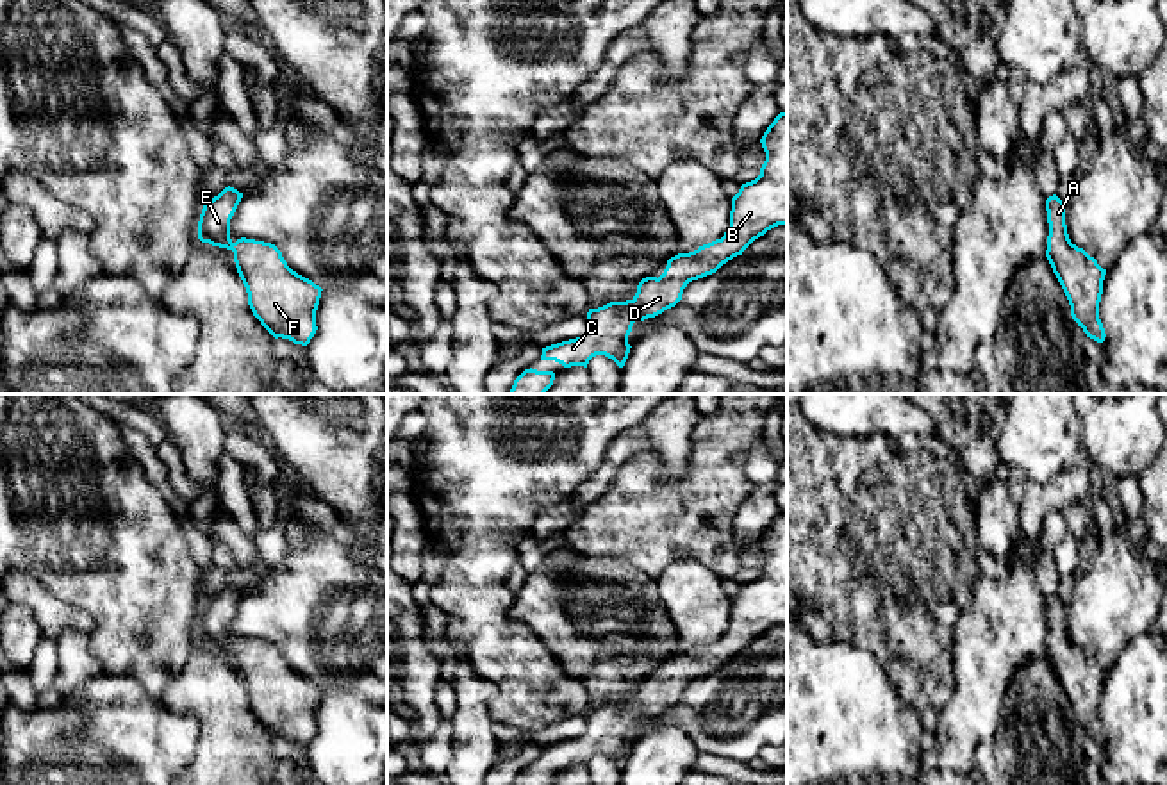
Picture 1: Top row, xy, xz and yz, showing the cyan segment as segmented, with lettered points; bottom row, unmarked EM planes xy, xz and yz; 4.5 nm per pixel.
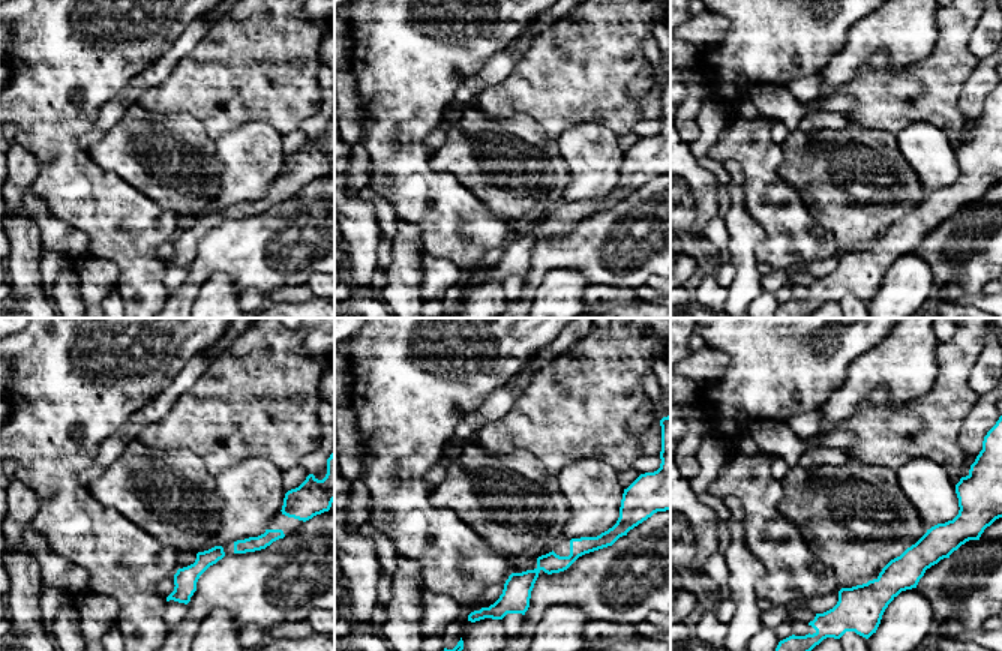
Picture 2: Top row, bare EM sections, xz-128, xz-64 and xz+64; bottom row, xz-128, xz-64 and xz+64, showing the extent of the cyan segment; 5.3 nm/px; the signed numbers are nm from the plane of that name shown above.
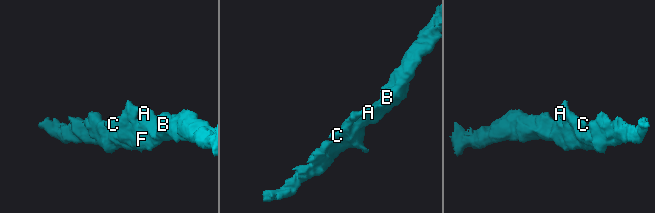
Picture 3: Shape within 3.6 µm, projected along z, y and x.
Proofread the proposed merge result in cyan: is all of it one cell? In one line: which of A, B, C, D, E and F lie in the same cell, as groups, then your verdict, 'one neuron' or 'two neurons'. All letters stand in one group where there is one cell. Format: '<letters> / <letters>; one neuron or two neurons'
A B C D E F; one neuron

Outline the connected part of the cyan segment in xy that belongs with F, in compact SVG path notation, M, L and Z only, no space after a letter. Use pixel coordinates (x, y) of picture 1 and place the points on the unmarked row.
M225 587L200 614L198 639L234 651L237 673L248 692L248 705L261 724L275 737L307 746L314 737L321 687L293 671L282 651L264 640L230 639L230 619L243 598Z

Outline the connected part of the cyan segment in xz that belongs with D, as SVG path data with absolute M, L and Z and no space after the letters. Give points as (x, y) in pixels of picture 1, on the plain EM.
M787 510L774 517L760 542L766 551L760 574L742 583L732 598L730 626L721 639L671 657L658 678L646 676L639 682L632 699L589 708L585 731L542 748L541 760L587 767L592 756L605 755L623 767L635 721L675 706L689 682L716 673L767 630L787 624Z

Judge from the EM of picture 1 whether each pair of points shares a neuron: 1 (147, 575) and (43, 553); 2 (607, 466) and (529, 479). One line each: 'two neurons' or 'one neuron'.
1: one neuron
2: two neurons

